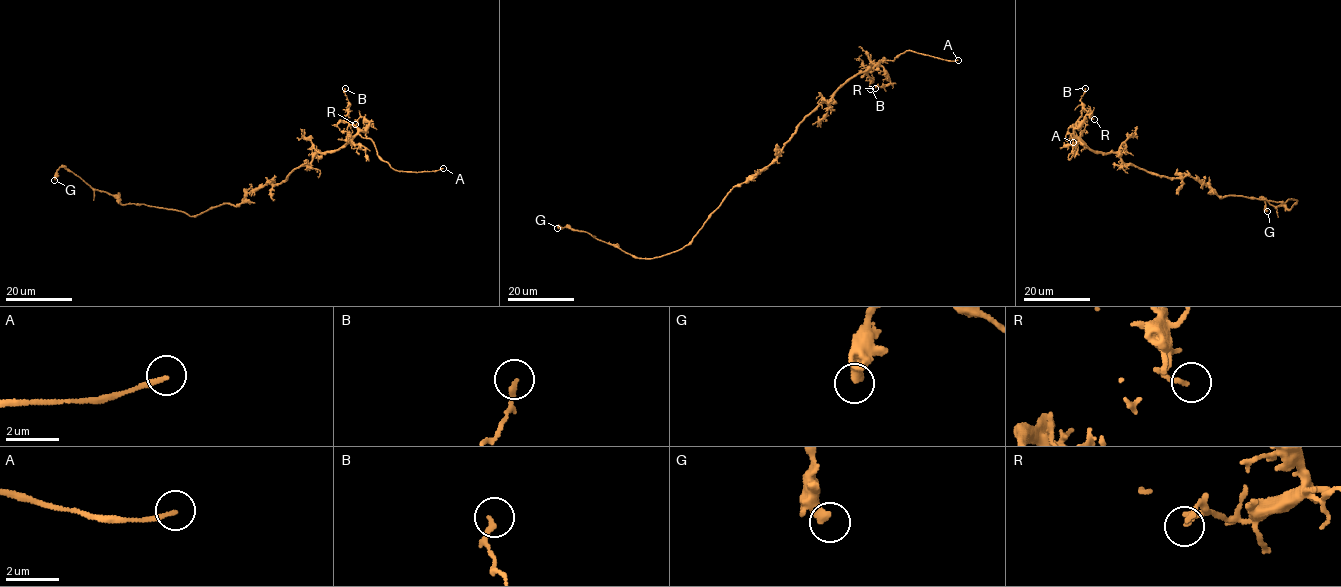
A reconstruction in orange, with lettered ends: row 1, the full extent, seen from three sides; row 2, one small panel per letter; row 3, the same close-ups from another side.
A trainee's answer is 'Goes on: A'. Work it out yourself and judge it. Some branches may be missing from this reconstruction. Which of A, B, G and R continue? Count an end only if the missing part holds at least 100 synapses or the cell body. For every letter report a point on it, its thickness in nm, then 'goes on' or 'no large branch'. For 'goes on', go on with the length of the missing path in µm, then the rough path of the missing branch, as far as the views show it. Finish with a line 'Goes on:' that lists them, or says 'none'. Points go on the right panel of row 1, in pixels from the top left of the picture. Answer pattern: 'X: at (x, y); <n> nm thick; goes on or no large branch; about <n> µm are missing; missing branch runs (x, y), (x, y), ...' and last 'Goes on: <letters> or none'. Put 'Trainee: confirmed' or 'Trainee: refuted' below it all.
A: at (1073, 142); 160 nm thick; goes on; about 40 µm are missing; missing branch runs (1073, 142), (1064, 133), (1074, 121), (1082, 121), (1100, 127), (1094, 131), (1090, 144)
B: at (1085, 88); 180 nm thick; no large branch
G: at (1267, 211); 380 nm thick; no large branch
R: at (1094, 119); 160 nm thick; no large branch
Goes on: A
Trainee: confirmed

